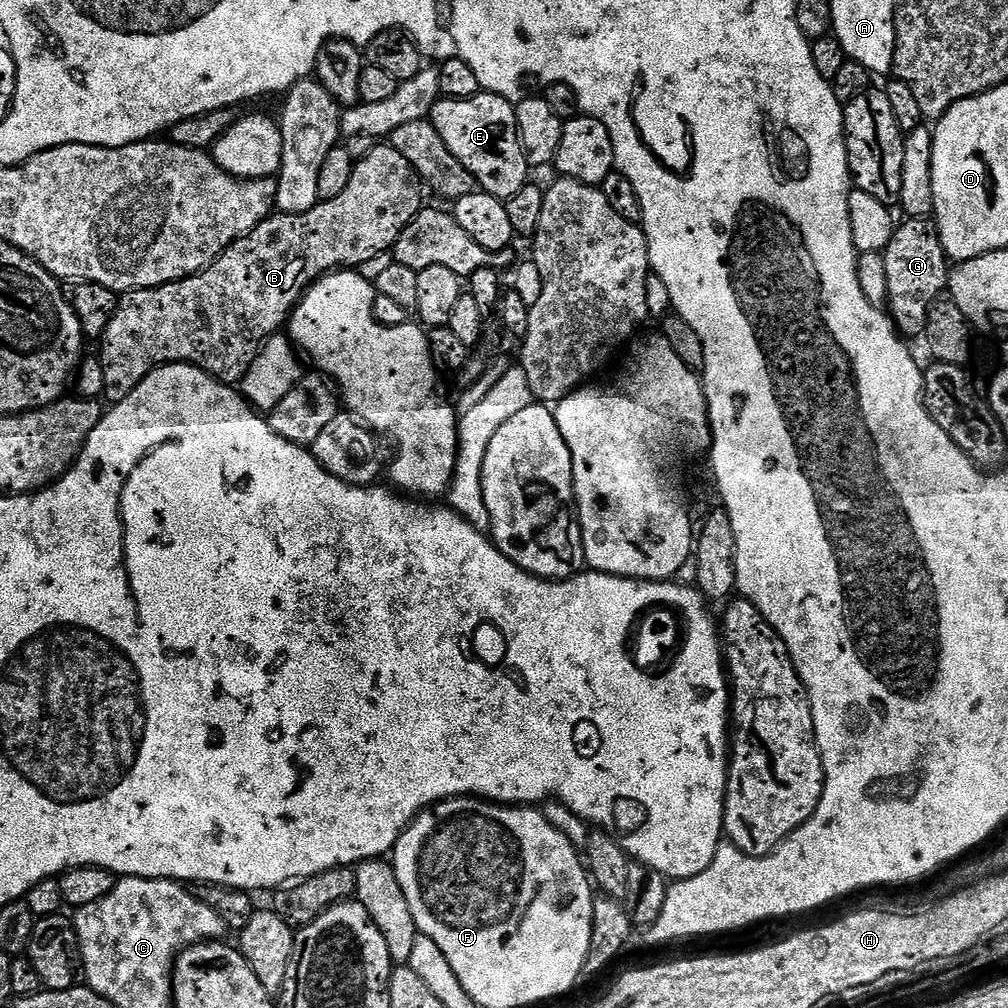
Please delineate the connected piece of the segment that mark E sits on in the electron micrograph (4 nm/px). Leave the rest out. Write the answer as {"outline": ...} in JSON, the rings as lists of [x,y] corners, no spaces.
{"outline":[[[483,90],[478,95],[465,100],[441,98],[433,106],[430,119],[434,130],[438,130],[442,142],[446,142],[450,154],[454,154],[454,158],[458,158],[458,162],[462,162],[462,166],[466,166],[466,170],[470,170],[470,174],[475,176],[477,185],[483,191],[506,201],[514,194],[518,194],[518,190],[522,190],[524,184],[529,183],[530,165],[522,150],[513,101]]]}

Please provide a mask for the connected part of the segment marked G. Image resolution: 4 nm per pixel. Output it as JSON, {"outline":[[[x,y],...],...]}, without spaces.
{"outline":[[[908,218],[903,222],[905,224],[897,227],[883,251],[888,279],[886,312],[897,333],[905,337],[923,337],[928,326],[930,306],[941,299],[947,289],[950,261],[944,254],[940,232],[931,219]]]}

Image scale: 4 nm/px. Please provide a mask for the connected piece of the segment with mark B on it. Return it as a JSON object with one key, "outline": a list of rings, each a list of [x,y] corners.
{"outline":[[[377,143],[376,147],[370,150],[370,154],[366,154],[362,159],[356,161],[354,174],[350,174],[350,186],[346,186],[346,190],[342,190],[342,194],[338,194],[338,198],[320,200],[310,210],[298,214],[277,211],[275,214],[267,216],[258,227],[250,230],[247,236],[238,238],[230,245],[204,272],[188,276],[184,280],[175,280],[172,284],[163,284],[157,288],[138,288],[135,292],[123,293],[119,297],[114,318],[110,318],[110,326],[106,326],[104,335],[98,344],[98,347],[100,347],[98,355],[102,366],[102,374],[104,375],[103,399],[108,402],[125,400],[152,373],[152,369],[160,367],[161,364],[194,364],[202,371],[209,372],[210,375],[224,381],[226,384],[239,385],[245,374],[250,370],[254,358],[260,353],[260,345],[265,340],[277,335],[287,325],[297,304],[316,281],[337,270],[359,269],[360,265],[370,262],[370,258],[375,258],[377,254],[392,252],[395,249],[400,232],[406,230],[406,226],[410,226],[413,218],[420,213],[422,207],[420,188],[422,189],[422,181],[410,166],[410,162],[406,162],[406,158],[402,158],[402,154],[398,154],[398,150],[394,150],[391,143]]]}

